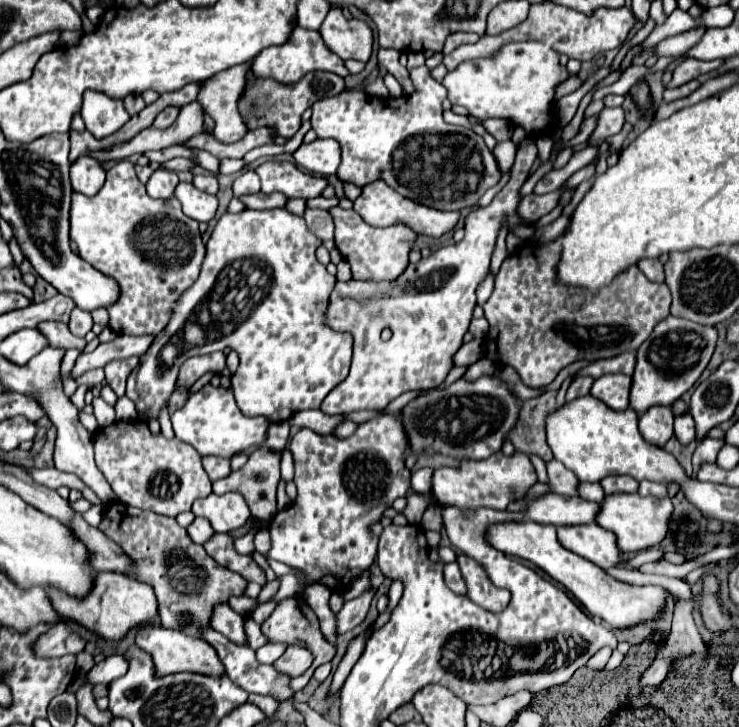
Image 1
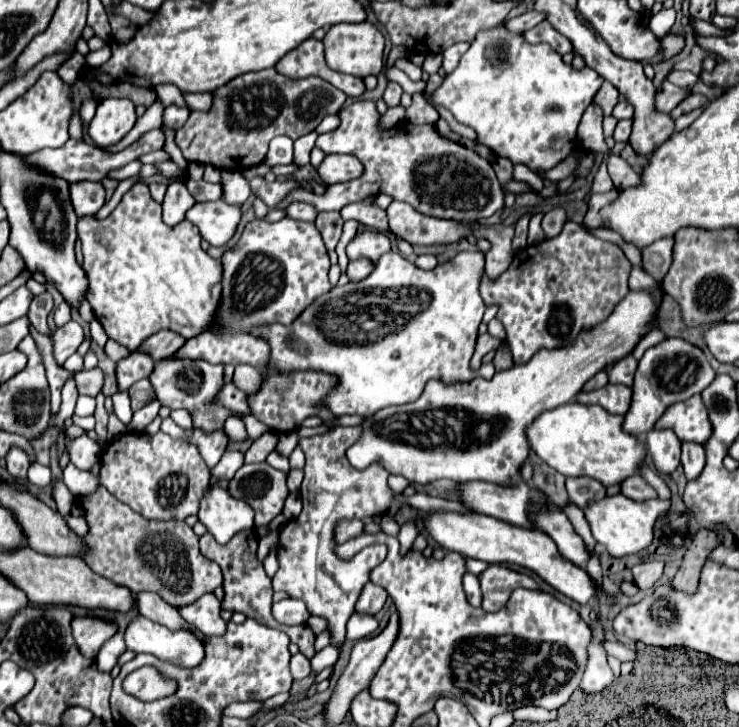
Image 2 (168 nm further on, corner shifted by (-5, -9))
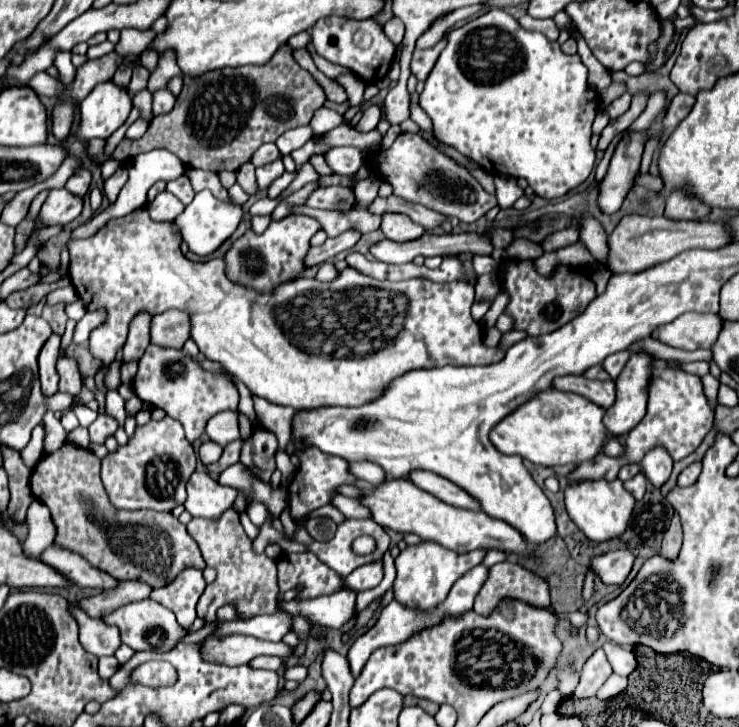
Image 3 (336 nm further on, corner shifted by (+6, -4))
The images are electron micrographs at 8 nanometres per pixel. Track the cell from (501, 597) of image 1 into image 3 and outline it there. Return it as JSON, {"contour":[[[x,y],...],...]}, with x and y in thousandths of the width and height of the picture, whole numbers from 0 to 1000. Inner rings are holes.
{"contour":[[[677,773],[663,781],[663,792],[644,820],[641,842],[650,847],[663,847],[682,823],[704,825],[723,836],[742,836],[744,809],[739,798],[704,776]]]}

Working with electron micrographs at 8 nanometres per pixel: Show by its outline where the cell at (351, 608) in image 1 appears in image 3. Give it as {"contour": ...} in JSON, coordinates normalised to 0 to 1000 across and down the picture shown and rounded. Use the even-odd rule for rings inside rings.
{"contour":[[[517,770],[512,773],[503,773],[503,776],[493,776],[493,779],[484,779],[482,784],[476,784],[468,795],[468,806],[479,814],[490,814],[490,812],[501,812],[506,806],[514,803],[517,798]]]}

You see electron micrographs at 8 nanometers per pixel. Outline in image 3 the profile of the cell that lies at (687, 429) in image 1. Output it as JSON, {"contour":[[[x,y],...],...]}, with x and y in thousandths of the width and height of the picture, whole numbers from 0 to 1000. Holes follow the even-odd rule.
{"contour":[[[939,635],[939,638],[934,638],[920,655],[917,655],[917,669],[936,669],[939,666],[939,660],[947,655],[947,635]]]}

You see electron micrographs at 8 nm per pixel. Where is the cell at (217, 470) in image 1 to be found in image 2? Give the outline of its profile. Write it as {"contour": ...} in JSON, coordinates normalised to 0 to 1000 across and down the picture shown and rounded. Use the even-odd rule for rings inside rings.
{"contour":[[[307,620],[302,626],[302,631],[286,645],[286,653],[296,662],[296,664],[307,664],[310,659],[315,659],[315,653],[321,651],[321,645],[329,640],[329,623],[323,620]]]}

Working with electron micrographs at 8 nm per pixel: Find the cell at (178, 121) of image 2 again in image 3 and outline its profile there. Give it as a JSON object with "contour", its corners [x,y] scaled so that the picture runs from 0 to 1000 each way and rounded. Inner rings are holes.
{"contour":[[[227,121],[211,124],[206,129],[206,154],[208,154],[208,160],[230,154],[235,149],[235,140],[238,140],[238,135],[233,132],[233,127],[227,127]]]}

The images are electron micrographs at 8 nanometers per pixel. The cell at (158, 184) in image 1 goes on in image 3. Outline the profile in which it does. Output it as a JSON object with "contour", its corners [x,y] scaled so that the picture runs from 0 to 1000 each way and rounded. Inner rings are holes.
{"contour":[[[217,264],[203,281],[200,281],[200,292],[203,300],[211,305],[233,305],[238,303],[238,297],[249,289],[249,281],[244,275],[238,275],[238,270],[233,270],[230,264]]]}

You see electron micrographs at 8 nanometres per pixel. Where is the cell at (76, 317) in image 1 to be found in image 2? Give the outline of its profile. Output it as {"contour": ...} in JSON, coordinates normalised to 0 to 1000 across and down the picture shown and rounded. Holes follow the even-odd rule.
{"contour":[[[93,442],[91,447],[80,450],[74,455],[74,464],[72,464],[77,499],[85,502],[88,494],[96,491],[112,469],[115,469],[115,455],[112,455],[112,450],[104,442]]]}

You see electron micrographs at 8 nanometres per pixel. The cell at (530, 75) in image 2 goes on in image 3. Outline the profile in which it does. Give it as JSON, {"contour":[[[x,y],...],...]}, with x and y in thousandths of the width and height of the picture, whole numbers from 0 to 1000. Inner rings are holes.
{"contour":[[[663,11],[663,17],[609,41],[604,55],[606,61],[575,110],[567,138],[585,165],[587,190],[612,201],[660,239],[712,245],[725,270],[739,275],[758,272],[785,256],[804,231],[798,187],[809,149],[809,129],[793,116],[796,96],[785,77],[766,77],[755,58],[704,39],[701,28],[679,11]]]}

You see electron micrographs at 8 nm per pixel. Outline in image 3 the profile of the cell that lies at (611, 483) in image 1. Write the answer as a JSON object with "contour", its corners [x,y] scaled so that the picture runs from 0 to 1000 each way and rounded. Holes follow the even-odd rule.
{"contour":[[[861,652],[855,660],[844,663],[844,671],[847,671],[861,688],[869,688],[869,685],[871,685],[871,677],[874,677],[874,657],[871,657],[871,652]]]}

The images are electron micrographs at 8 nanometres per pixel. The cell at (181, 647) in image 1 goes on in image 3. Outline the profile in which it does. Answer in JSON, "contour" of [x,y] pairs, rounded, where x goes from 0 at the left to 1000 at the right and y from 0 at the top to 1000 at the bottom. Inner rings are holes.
{"contour":[[[206,823],[200,825],[189,825],[181,831],[171,831],[162,834],[157,839],[152,839],[149,845],[143,845],[138,850],[143,858],[160,861],[165,883],[173,886],[179,894],[208,894],[208,897],[227,897],[238,889],[238,883],[252,872],[252,867],[238,856],[235,845],[222,836],[219,831],[211,831]]]}

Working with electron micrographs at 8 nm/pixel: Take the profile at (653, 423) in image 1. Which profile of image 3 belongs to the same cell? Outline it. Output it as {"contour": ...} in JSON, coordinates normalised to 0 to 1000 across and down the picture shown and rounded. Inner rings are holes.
{"contour":[[[882,616],[869,633],[869,646],[882,669],[896,671],[909,652],[909,630],[899,616]]]}

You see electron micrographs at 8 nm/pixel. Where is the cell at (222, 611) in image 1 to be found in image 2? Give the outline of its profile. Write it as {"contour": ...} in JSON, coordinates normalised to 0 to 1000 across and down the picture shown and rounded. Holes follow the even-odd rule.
{"contour":[[[286,816],[275,818],[261,832],[242,838],[242,843],[250,854],[280,873],[302,873],[307,868],[307,857],[299,851],[299,827]]]}

